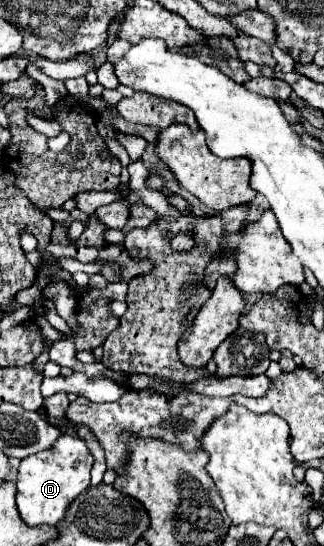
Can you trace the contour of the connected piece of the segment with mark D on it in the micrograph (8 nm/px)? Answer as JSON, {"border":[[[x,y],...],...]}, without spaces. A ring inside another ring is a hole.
{"border":[[[63,434],[51,448],[27,456],[19,464],[17,478],[17,508],[27,526],[57,526],[67,518],[67,510],[71,502],[89,488],[89,470],[93,466],[93,456],[81,438],[73,438]]]}

